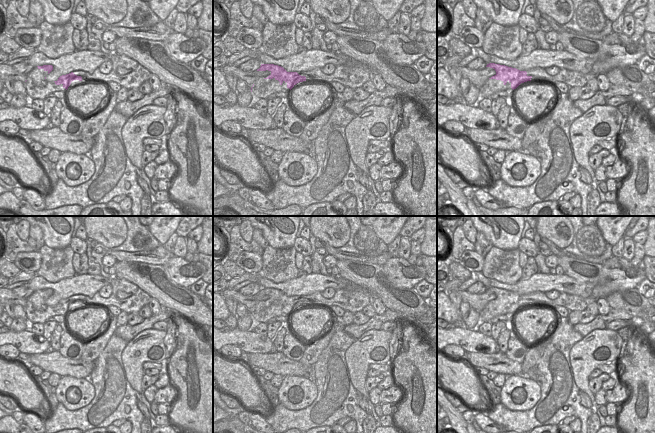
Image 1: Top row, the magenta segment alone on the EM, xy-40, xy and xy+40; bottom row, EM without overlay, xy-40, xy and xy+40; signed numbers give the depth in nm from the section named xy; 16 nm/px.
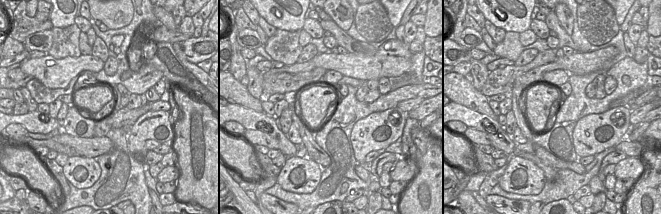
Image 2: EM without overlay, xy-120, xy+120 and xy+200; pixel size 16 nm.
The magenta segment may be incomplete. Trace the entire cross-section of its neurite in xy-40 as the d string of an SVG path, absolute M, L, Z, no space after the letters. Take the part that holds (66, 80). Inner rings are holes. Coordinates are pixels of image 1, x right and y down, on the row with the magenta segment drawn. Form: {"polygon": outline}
{"polygon": "M73 72L66 74L66 75L62 75L58 78L57 81L54 81L56 85L63 85L63 88L65 88L66 90L68 89L68 87L70 86L71 82L74 80L79 80L82 81L82 77L81 76L77 76L75 75Z"}

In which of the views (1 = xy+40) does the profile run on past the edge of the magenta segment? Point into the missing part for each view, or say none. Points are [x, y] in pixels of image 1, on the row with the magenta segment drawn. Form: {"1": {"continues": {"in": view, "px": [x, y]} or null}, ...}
{"1": {"continues": null}}

